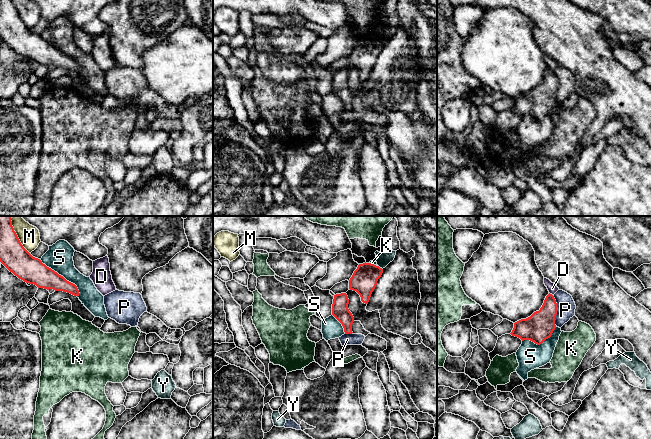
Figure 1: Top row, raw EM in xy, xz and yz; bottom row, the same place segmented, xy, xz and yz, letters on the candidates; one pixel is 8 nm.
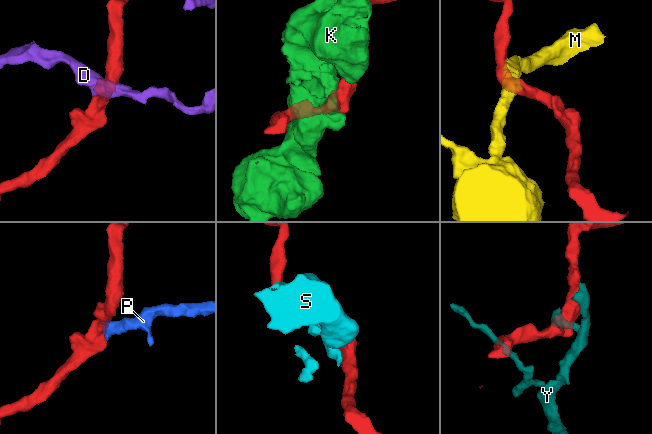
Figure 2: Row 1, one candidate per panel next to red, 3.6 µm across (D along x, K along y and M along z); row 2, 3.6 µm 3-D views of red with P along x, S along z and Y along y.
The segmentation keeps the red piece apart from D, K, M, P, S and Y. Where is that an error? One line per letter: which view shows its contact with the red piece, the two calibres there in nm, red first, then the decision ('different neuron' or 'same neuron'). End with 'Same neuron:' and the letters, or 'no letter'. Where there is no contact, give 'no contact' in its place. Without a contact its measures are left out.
D: yz | 220/80 nm | different neuron
K: xz | 200/30 nm | different neuron
M: xy | 220/170 nm | different neuron
P: yz | 220/150 nm | different neuron
S: xy | 200/220 nm | different neuron
Y: xz | 200/120 nm | different neuron
Same neuron: no letter

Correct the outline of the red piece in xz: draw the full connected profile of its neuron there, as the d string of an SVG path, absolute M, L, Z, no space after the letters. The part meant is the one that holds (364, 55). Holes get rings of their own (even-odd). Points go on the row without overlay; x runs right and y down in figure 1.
M371 39L359 40L349 56L349 65L356 67L361 77L368 80L383 45Z

